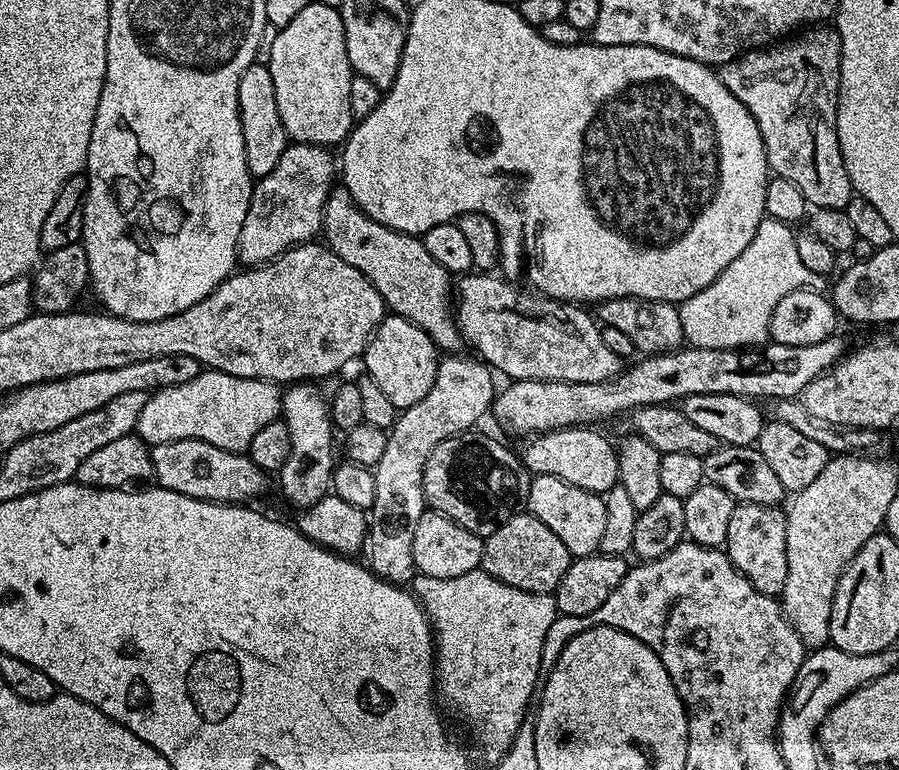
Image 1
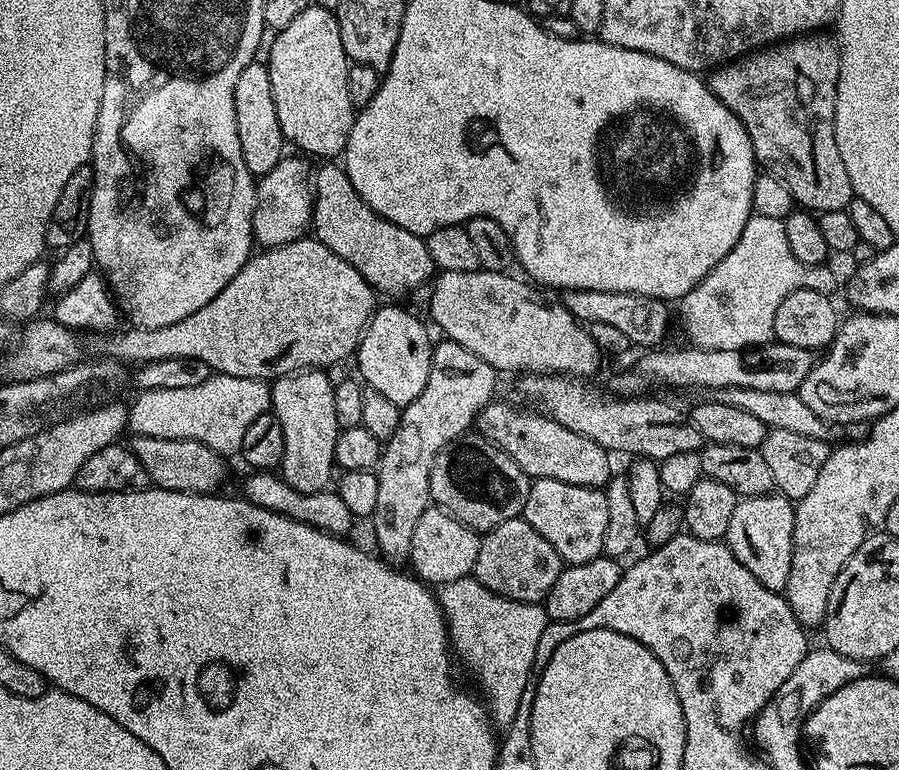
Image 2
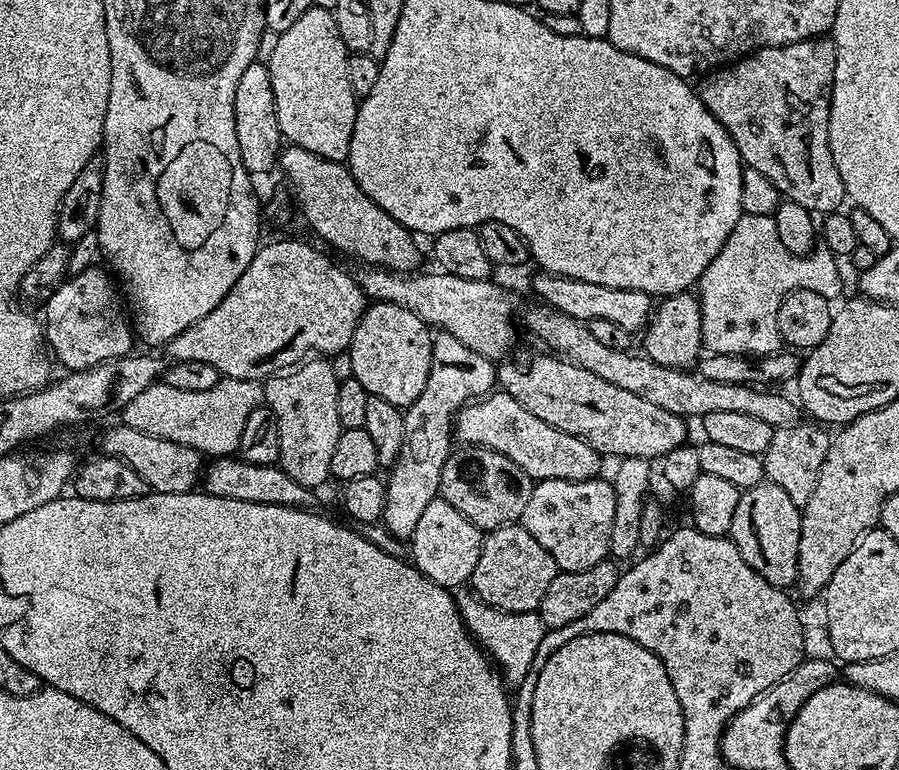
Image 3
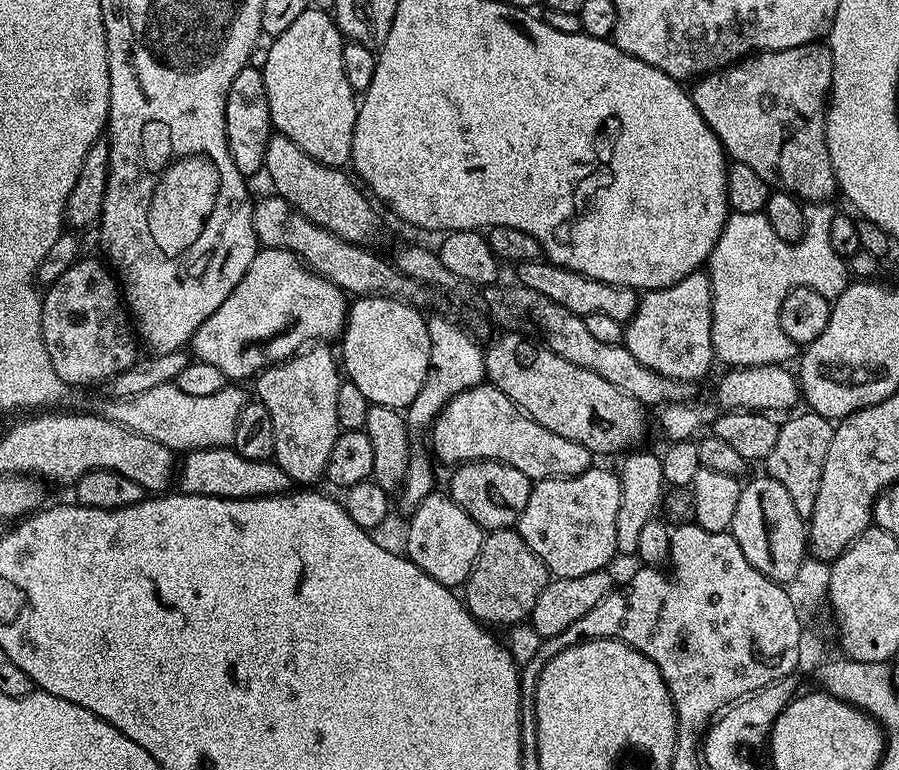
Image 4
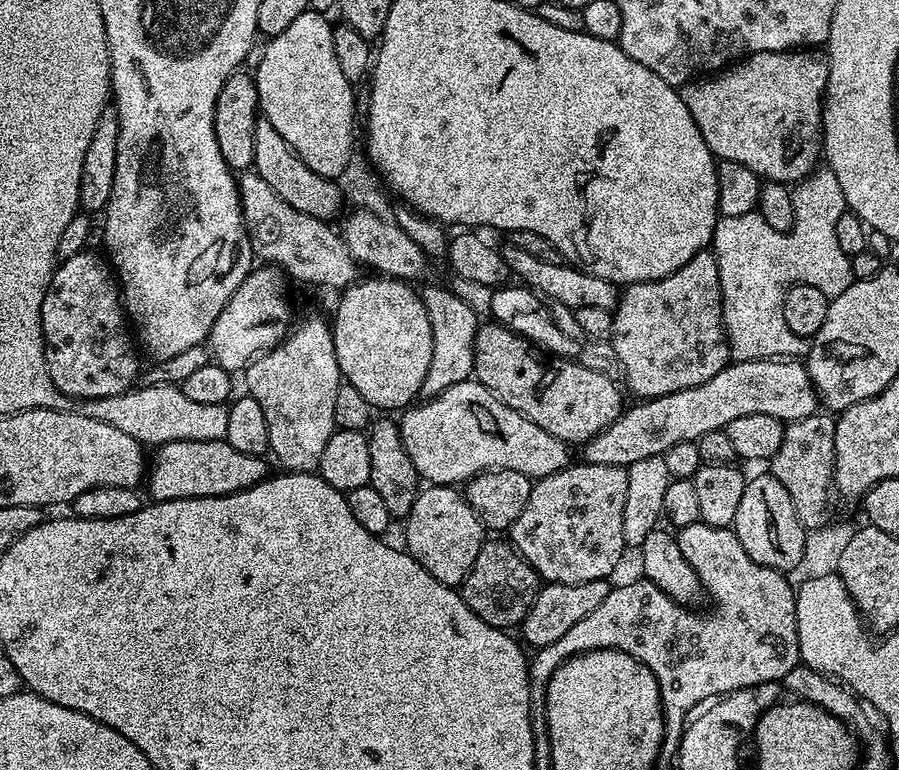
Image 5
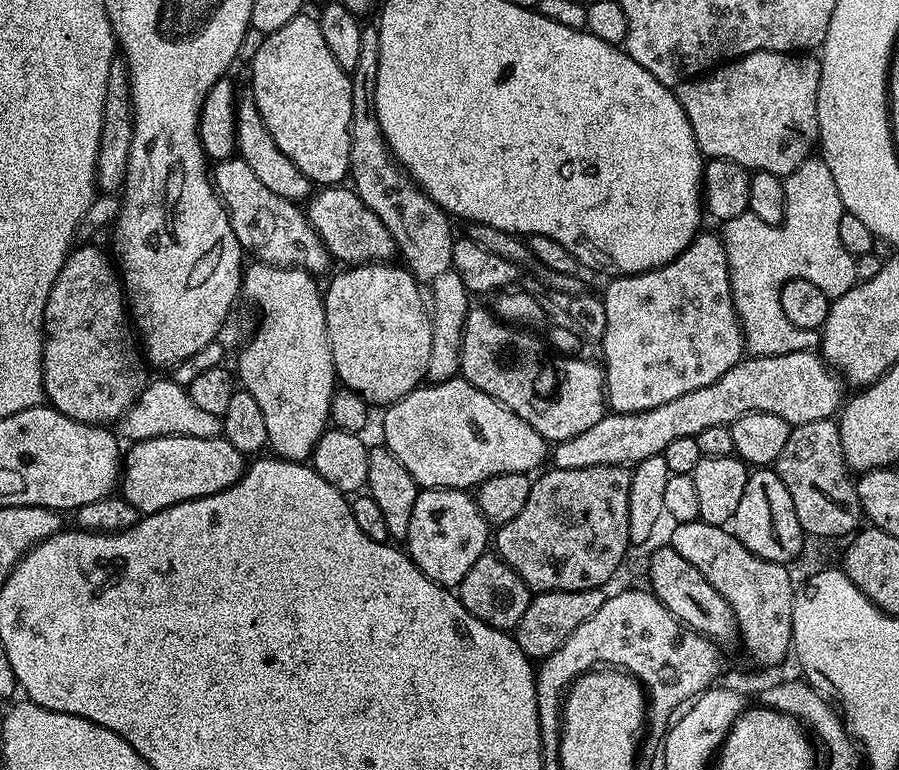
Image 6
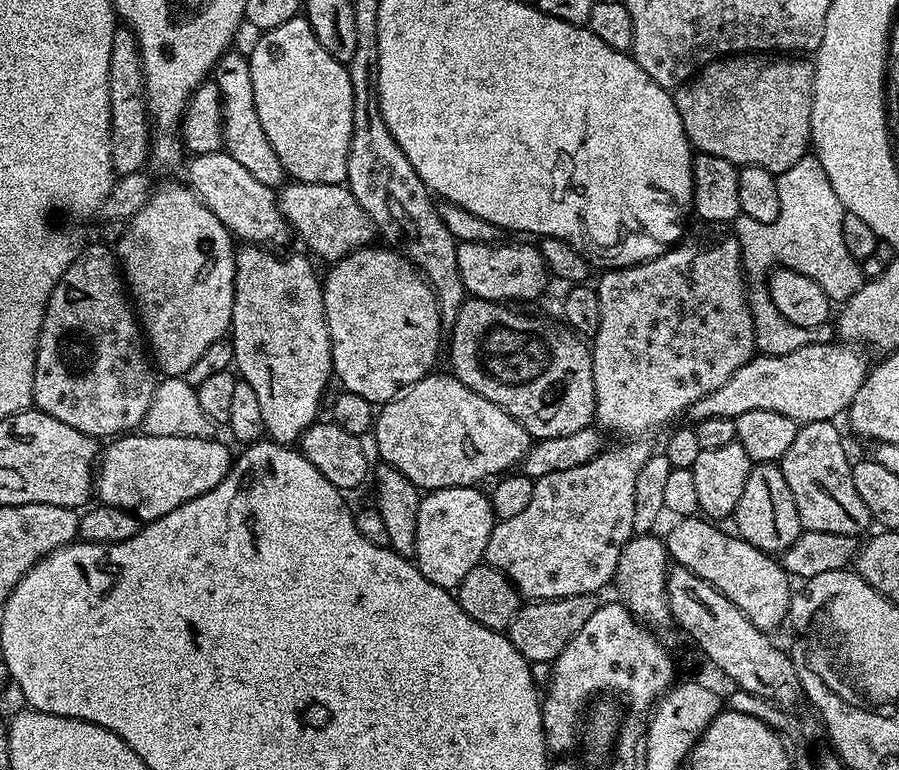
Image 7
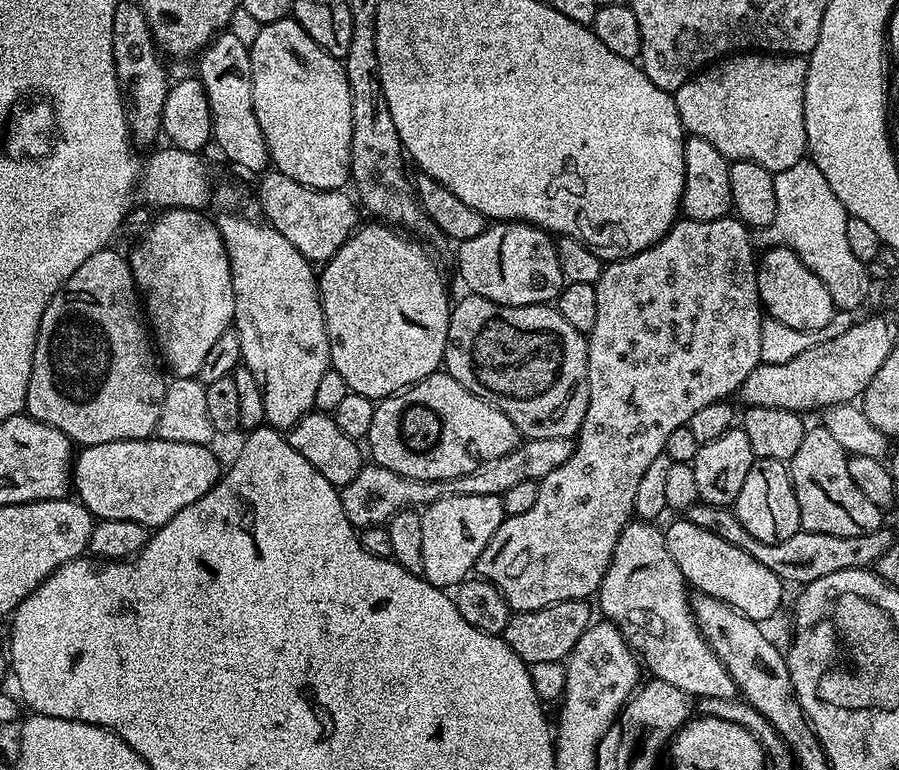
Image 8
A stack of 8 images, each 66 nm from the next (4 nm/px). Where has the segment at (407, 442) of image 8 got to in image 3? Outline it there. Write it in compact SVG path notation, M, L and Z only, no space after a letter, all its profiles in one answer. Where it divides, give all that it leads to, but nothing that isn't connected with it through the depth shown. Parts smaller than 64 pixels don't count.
M502 390L464 404L454 416L454 436L461 440L461 445L488 448L510 458L533 482L591 480L601 475L602 457L585 440L550 426L550 422L542 422L542 418L534 418L530 410L522 410L522 406Z

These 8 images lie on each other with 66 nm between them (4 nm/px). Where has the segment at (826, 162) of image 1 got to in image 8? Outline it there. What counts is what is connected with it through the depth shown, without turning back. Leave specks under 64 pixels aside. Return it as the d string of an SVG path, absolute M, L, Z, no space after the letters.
M745 50L729 54L691 76L681 88L676 89L674 99L678 118L688 136L706 138L718 154L728 161L749 160L758 162L770 173L778 173L805 159L808 139L804 129L804 91L808 77L808 62L802 56L765 54Z

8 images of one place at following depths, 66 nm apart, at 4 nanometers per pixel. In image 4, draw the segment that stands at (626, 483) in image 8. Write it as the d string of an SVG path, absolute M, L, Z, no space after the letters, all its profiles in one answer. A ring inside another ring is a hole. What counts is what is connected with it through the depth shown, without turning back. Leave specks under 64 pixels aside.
M707 271L691 272L669 288L653 288L639 297L622 341L650 371L675 382L700 380L714 365L712 351L712 280ZM593 466L577 476L535 481L526 510L522 510L514 527L553 577L582 578L582 574L605 571L608 563L617 559L616 527L621 502L619 475Z

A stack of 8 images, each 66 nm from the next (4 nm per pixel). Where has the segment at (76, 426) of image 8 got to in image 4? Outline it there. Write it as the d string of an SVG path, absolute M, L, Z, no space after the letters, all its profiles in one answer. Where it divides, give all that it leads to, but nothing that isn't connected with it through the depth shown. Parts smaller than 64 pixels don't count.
M80 258L60 278L47 285L40 305L40 321L50 362L54 366L56 376L62 378L64 384L79 386L96 384L99 380L111 381L112 377L125 372L138 359L137 341L134 339L134 328L122 299L122 289L107 263L99 264L96 260Z

